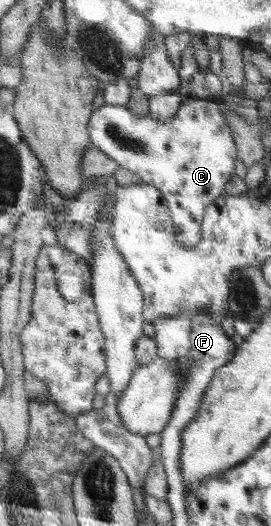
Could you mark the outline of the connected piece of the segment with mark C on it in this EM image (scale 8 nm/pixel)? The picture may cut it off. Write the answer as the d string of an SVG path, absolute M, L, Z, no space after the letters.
M187 99L169 121L160 121L147 115L136 115L127 105L106 103L95 110L89 122L90 141L101 152L117 162L120 167L134 172L143 183L158 187L170 207L170 217L179 230L179 242L197 244L202 236L201 223L205 208L225 192L225 184L231 180L238 150L230 126L225 124L226 114L209 106L207 100Z

